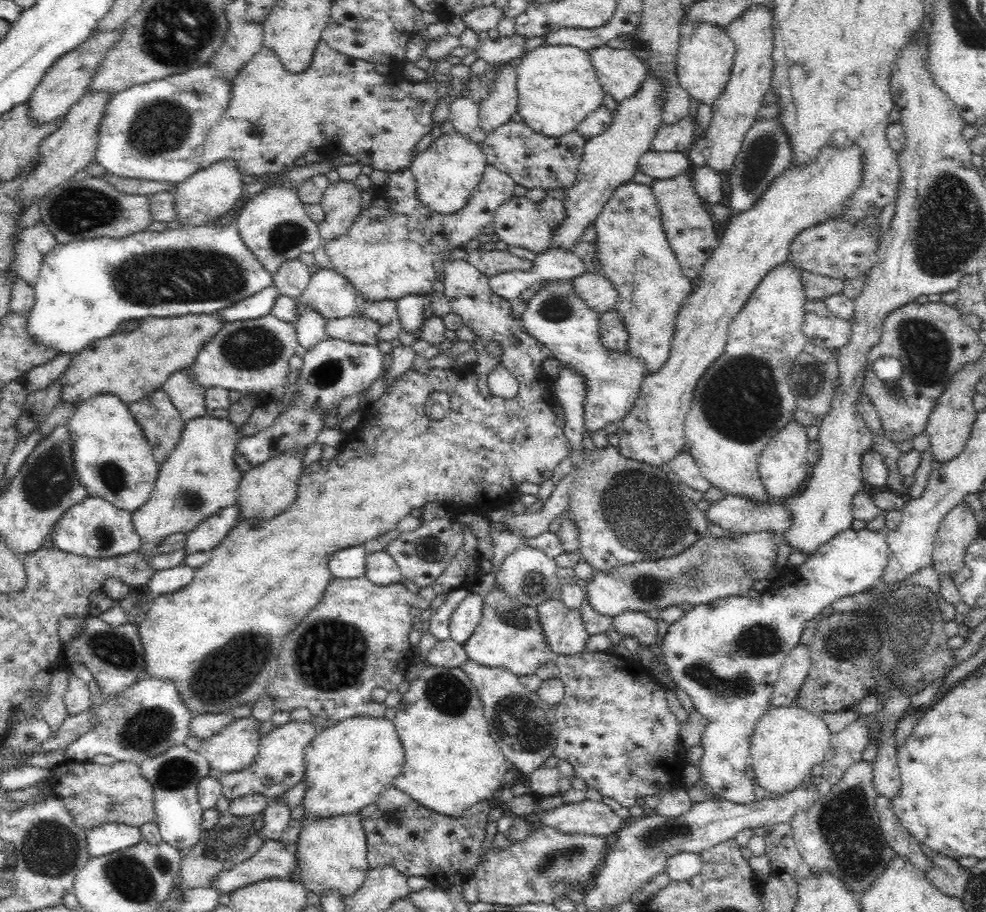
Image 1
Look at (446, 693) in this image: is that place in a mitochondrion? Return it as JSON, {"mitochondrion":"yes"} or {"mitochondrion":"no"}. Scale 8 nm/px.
{"mitochondrion":"yes"}

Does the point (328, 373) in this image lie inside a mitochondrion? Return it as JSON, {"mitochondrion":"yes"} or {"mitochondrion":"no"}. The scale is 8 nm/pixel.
{"mitochondrion":"yes"}

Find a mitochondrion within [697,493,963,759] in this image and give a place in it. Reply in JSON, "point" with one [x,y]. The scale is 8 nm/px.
{"point":[912,641]}

